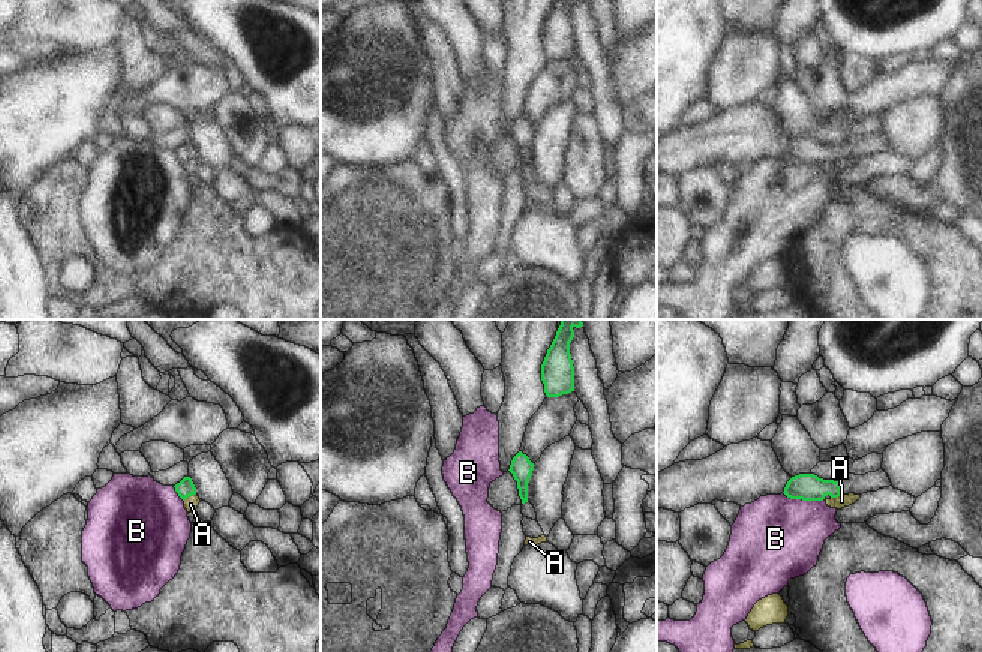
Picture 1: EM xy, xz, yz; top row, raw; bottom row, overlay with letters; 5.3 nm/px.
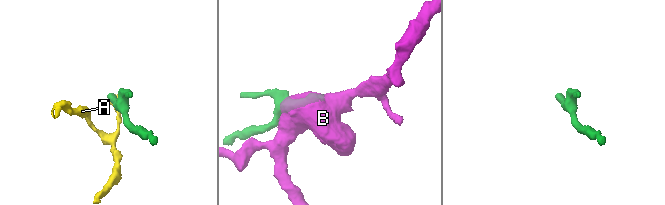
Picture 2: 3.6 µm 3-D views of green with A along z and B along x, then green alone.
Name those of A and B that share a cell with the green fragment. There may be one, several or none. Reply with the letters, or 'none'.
none

